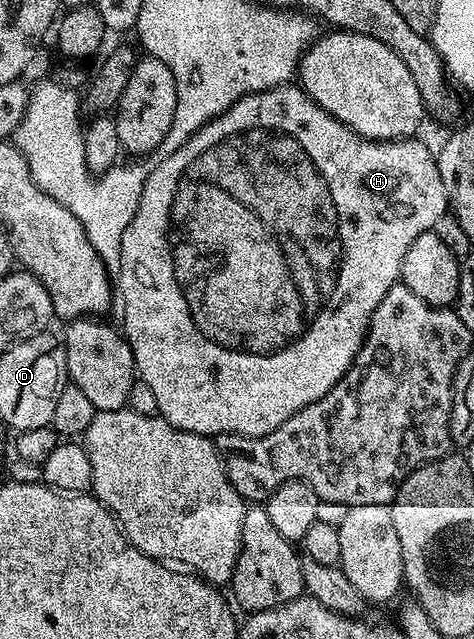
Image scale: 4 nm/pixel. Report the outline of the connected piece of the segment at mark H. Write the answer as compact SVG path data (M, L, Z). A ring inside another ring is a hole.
M286 85L283 87L272 87L259 93L244 95L235 105L231 105L219 117L215 117L207 125L203 125L195 134L186 141L175 153L164 156L161 164L150 170L147 181L143 185L143 197L139 197L139 209L135 209L135 217L131 217L131 225L123 233L121 242L121 266L119 276L121 275L121 287L119 283L119 299L125 302L125 327L123 334L129 341L129 348L133 354L133 365L140 382L151 385L151 390L155 393L155 405L157 406L157 415L167 420L172 427L180 431L190 431L196 435L206 437L216 437L219 435L266 435L283 421L287 421L295 413L299 413L307 405L319 401L329 392L337 382L349 371L349 367L355 361L361 346L365 344L365 334L369 332L369 322L379 309L379 301L387 297L387 293L392 287L398 286L401 278L401 266L403 257L407 249L411 249L411 241L419 237L425 231L432 231L435 221L443 217L449 211L449 198L447 189L443 185L443 177L439 177L439 165L437 156L425 143L420 143L420 138L410 137L407 139L391 139L388 141L374 141L365 139L357 135L347 125L343 125L334 115L327 113L317 104L309 94L301 88L300 85Z

